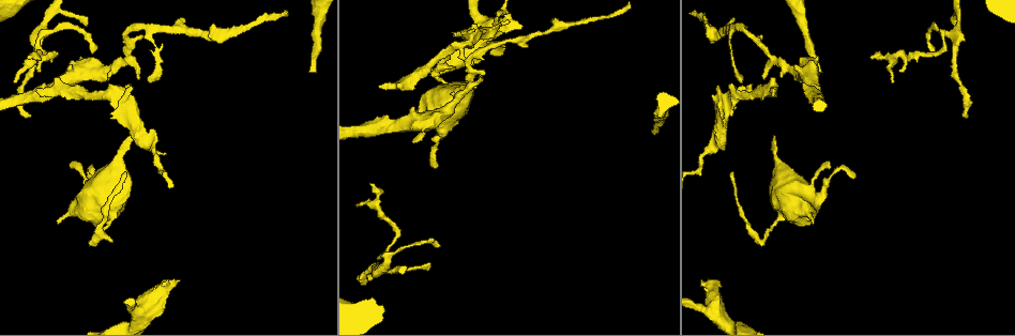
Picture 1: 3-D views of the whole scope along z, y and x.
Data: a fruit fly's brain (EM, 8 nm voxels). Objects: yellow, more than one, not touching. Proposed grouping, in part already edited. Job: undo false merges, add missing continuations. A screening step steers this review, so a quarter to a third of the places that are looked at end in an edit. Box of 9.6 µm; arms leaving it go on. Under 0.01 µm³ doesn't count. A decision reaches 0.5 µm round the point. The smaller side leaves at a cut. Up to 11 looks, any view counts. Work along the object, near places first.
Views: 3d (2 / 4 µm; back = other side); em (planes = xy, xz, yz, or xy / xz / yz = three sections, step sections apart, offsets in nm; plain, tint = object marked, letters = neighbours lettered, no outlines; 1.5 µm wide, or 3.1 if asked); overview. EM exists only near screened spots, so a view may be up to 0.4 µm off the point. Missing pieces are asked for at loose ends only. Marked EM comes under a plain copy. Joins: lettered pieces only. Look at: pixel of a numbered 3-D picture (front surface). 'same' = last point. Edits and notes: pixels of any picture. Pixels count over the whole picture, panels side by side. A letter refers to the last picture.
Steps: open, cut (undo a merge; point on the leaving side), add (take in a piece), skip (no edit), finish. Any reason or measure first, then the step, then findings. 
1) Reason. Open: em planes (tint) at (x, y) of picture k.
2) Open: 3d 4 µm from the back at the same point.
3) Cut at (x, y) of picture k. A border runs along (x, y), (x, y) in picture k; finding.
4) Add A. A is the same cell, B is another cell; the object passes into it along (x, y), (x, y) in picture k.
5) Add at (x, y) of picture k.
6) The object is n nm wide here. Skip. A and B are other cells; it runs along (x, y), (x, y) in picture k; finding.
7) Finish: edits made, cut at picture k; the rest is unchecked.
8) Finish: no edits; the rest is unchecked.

Arms part here. Open: em planes (letters) at (734, 28) of picture 1.

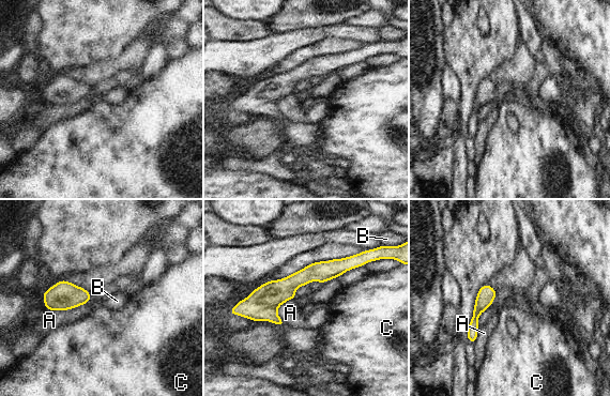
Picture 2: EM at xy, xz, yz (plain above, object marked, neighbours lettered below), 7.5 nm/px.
Skip. A, B and C are other cells; all the same cell.

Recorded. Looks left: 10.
An open end. Open: em planes (letters) at (28, 56) of picture 1.

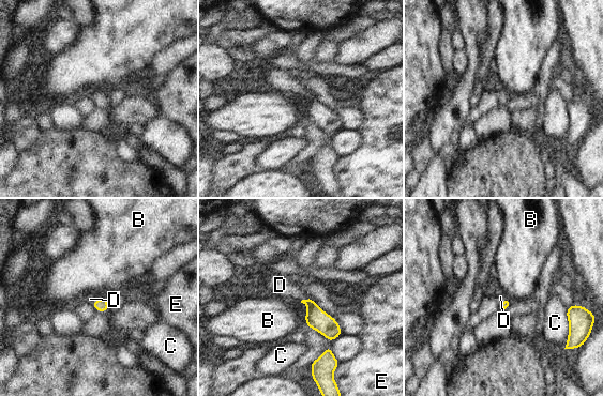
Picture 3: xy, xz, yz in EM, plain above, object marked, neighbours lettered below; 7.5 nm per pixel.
The longest contact is with C, 300 nm. Add D. D is the same cell, B, C and E are other cells; the cell continues.

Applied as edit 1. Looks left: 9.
Open: overview.

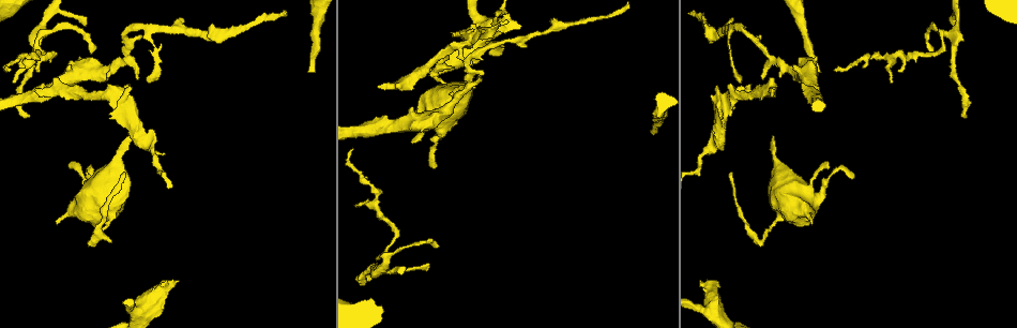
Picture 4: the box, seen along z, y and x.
Free end. Open: em planes (letters) at (129, 138) of picture 4.

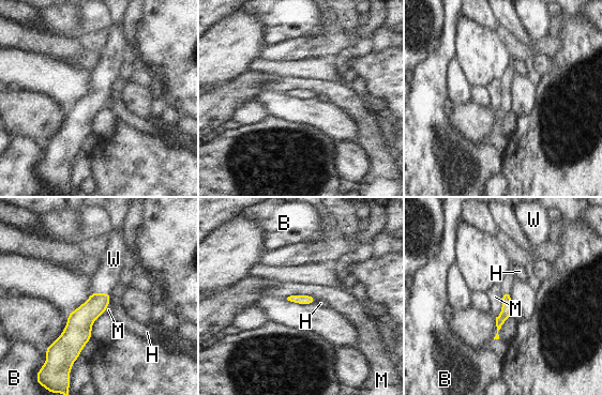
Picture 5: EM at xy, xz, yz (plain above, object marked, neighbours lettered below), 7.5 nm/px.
The longest contact is with M, 220 nm. Add W. W is the same cell, B, H and M are other cells; it goes on there.

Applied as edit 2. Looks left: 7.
See it whole again. Open: overview.

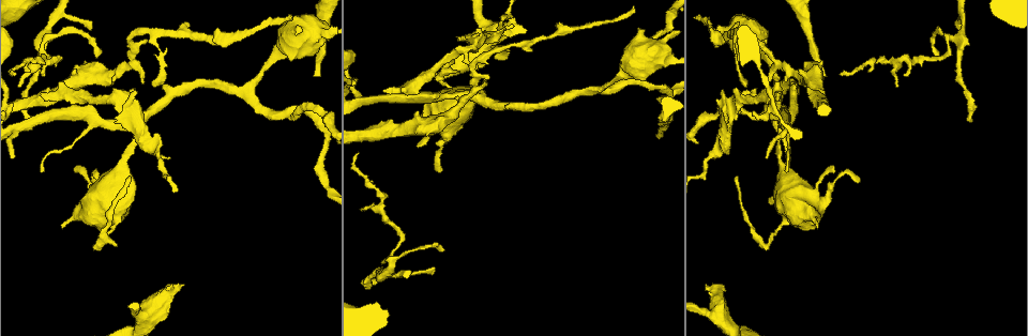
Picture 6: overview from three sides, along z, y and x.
Narrows sharply. Open: 3d 2 µm at (444, 58) of picture 6.

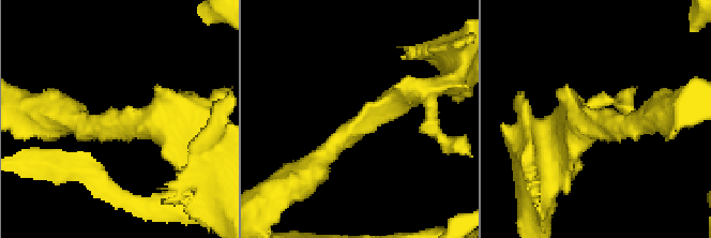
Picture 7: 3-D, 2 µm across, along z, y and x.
The arms are 220, 280 nm wide; shape alone is not enough. Open: em planes (letters) at (124, 125) of picture 7.

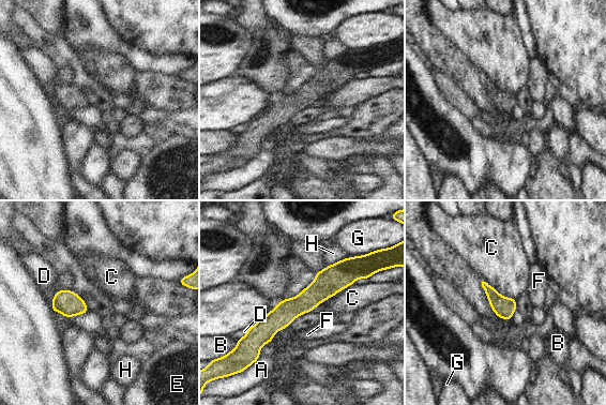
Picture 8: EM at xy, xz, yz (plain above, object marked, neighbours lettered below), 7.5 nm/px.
The longest contact is with C, 300 nm. Skip. A, B, C, D, E, F, G and H are other cells; it runs along (357, 270), (247, 336) in picture 8; one cell here.

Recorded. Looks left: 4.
Finish: edits made, add at picture 3, add at picture 5; the rest is unchecked.

